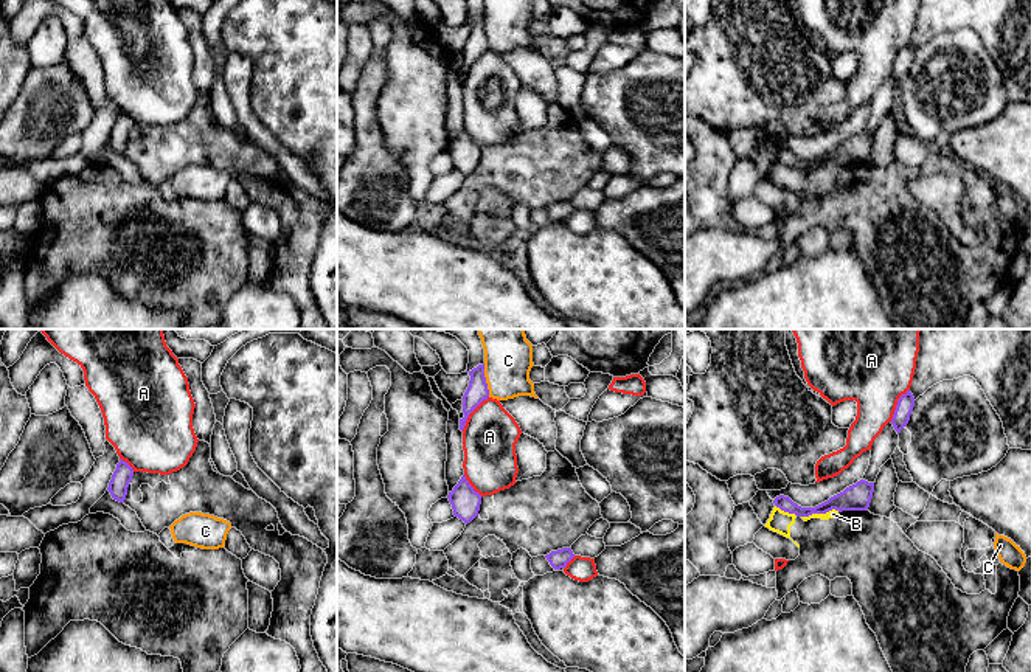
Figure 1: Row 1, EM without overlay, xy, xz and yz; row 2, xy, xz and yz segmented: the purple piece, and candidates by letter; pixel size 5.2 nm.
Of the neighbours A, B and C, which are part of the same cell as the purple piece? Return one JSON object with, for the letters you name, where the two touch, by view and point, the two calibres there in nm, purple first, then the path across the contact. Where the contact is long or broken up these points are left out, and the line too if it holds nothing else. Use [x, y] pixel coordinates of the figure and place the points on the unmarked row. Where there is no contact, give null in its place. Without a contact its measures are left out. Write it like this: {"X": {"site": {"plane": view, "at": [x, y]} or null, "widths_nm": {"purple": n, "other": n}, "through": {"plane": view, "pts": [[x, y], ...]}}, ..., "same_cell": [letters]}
{"same_cell": []}

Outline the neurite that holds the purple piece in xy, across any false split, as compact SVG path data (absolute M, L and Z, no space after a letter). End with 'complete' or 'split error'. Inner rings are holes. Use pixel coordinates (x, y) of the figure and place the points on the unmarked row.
M120 112L107 140L113 152L124 155L132 129L134 121L126 113Z; complete

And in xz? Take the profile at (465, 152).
M464 127L453 143L449 144L447 151L452 157L453 168L463 172L466 177L478 168L481 147L474 143Z; complete

